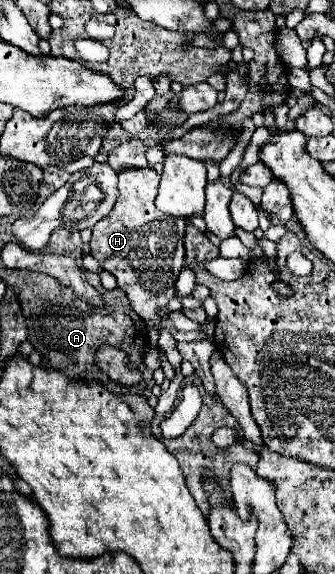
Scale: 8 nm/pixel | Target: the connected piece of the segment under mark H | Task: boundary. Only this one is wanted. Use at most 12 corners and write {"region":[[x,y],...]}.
{"region":[[119,171],[91,255],[133,311],[163,325],[185,267],[185,217],[155,207],[159,173]]}

